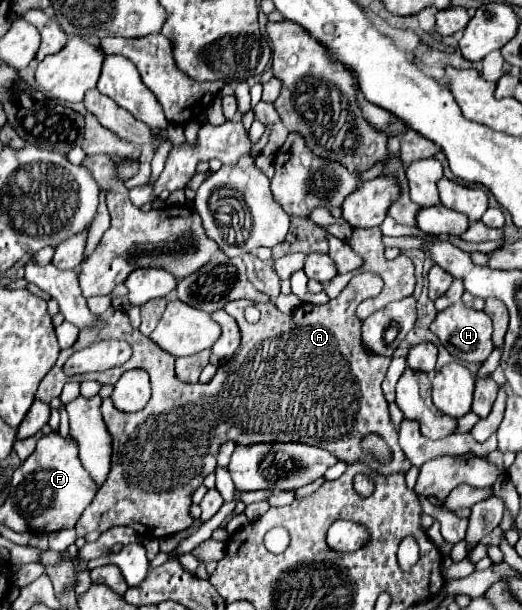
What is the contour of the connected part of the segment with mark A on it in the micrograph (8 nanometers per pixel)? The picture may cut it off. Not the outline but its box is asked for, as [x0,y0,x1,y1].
[35,272,411,538]

